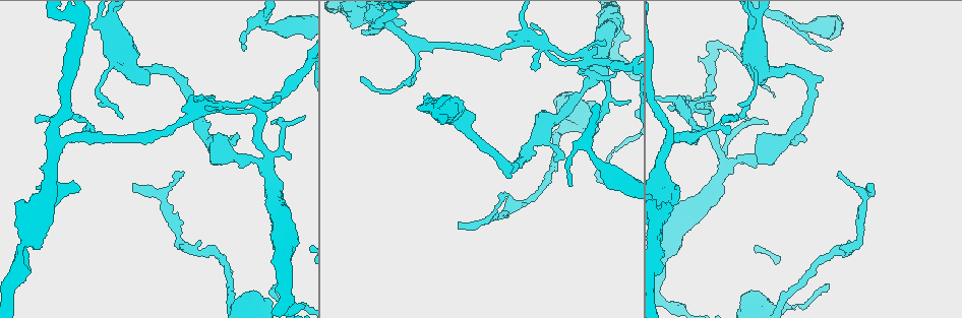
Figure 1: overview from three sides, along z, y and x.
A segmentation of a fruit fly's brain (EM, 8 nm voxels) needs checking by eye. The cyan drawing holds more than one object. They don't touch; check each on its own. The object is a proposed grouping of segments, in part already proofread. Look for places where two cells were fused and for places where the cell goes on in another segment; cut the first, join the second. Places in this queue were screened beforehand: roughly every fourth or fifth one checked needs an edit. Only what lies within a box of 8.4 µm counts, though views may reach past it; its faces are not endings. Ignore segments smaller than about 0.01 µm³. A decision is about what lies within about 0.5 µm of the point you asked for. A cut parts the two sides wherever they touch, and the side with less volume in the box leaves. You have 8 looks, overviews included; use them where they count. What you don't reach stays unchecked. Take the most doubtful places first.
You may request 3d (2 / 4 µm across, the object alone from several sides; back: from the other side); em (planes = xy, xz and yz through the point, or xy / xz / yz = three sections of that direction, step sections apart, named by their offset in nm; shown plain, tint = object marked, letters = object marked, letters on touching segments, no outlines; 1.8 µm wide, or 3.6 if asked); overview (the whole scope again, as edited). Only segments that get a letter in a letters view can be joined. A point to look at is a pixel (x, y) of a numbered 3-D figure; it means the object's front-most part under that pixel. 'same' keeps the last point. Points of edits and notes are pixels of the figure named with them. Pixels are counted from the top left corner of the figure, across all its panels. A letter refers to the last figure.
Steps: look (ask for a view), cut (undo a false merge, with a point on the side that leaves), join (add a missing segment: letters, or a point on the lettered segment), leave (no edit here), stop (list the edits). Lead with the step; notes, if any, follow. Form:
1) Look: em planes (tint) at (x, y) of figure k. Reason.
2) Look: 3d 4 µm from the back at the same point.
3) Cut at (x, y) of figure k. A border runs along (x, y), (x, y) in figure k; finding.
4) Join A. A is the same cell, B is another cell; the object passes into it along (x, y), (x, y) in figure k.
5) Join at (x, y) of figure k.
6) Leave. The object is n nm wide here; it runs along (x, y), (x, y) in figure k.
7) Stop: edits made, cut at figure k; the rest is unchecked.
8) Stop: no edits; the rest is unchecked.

Look: em planes (letters) at (728, 165) of figure 1. Looks like a crossing.

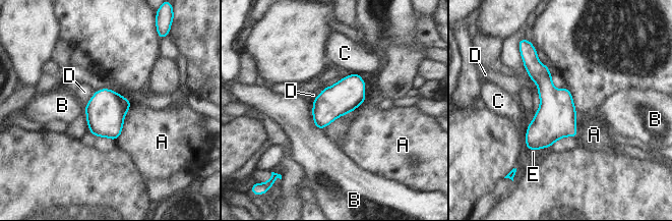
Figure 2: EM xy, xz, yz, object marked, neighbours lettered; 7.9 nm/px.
Leave. The object is 260 nm wide here; A, B, C, D and E are other cells; a border runs along (131, 104), (116, 141) in figure 2; continuous, no second cell.

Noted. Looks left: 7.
Look: 3d 4 µm at (100, 93) of figure 1. Abrupt turn.

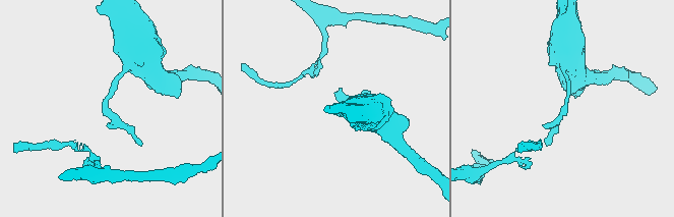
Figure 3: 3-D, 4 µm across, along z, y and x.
Look: em planes (tint) at (108, 108) of figure 3. Now the EM.

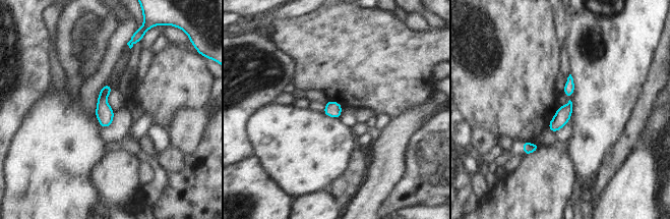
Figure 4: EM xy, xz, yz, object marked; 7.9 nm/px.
Look: em planes (letters) at the same point. What lies round it.

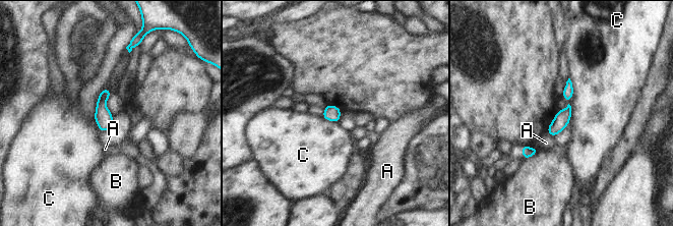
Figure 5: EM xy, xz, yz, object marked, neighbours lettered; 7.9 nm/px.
Leave. A, B and C are other cells; a border runs along (569, 77), (572, 83), (572, 97) in figure 5; one cell here.

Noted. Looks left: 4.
Look: em planes (tint) at (362, 76) of figure 1. Thin end.

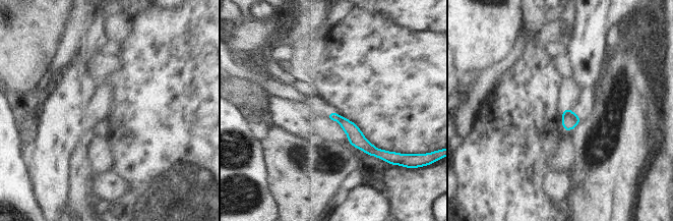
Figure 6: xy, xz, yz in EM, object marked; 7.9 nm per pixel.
Look: em planes (letters) at the same point. What lies round it.

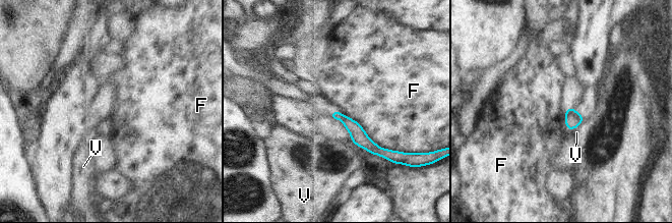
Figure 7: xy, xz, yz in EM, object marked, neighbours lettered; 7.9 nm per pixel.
Leave. The object is 90 nm wide here; F and V are other cells; no lettered segment goes on from it.

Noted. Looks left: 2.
Stop: no edits; the rest is unchecked.

